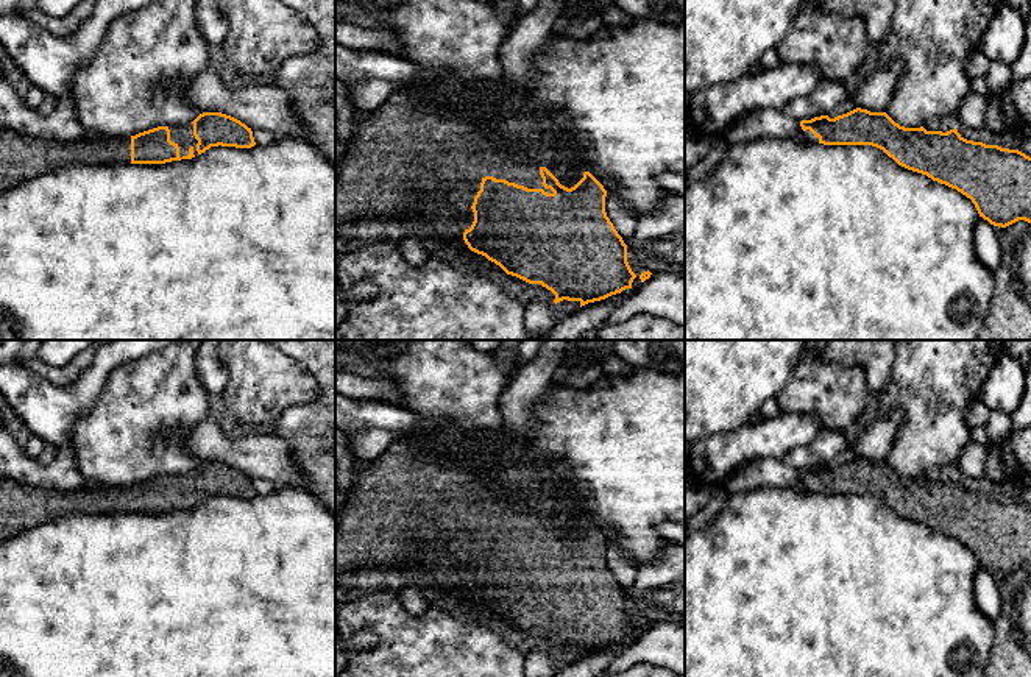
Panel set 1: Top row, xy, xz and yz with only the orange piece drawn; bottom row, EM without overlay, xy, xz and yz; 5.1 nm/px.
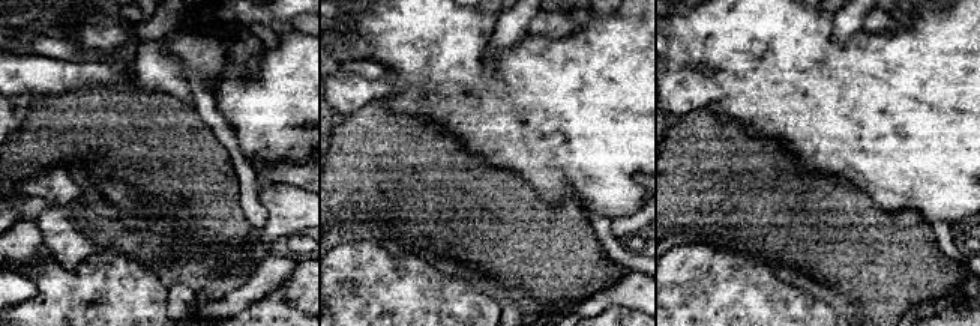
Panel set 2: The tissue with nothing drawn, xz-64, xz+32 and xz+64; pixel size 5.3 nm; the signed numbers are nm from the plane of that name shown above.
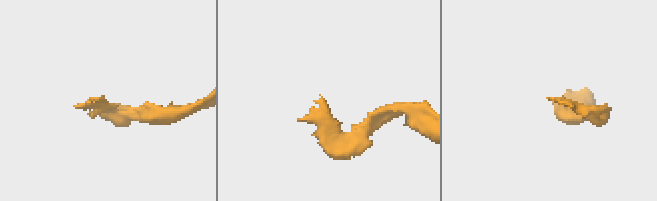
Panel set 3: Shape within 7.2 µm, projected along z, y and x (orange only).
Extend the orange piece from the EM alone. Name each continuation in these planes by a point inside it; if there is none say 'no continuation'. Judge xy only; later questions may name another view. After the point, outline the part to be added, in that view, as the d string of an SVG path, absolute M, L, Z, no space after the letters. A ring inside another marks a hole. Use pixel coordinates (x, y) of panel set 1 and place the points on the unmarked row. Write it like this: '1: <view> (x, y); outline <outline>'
1: xy (183, 484); outline M192 471L178 476L170 474L168 479L170 479L170 490L179 496L179 507L187 505L190 496L193 498L193 504L198 505L197 501L198 490L193 485Z

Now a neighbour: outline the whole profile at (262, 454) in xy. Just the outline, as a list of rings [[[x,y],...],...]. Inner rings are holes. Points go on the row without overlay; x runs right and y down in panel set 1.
[[[207,416],[192,427],[175,426],[161,431],[158,437],[190,452],[200,463],[221,462],[240,470],[251,479],[271,480],[276,487],[303,487],[289,445],[273,432],[254,432],[232,438],[217,420]]]

